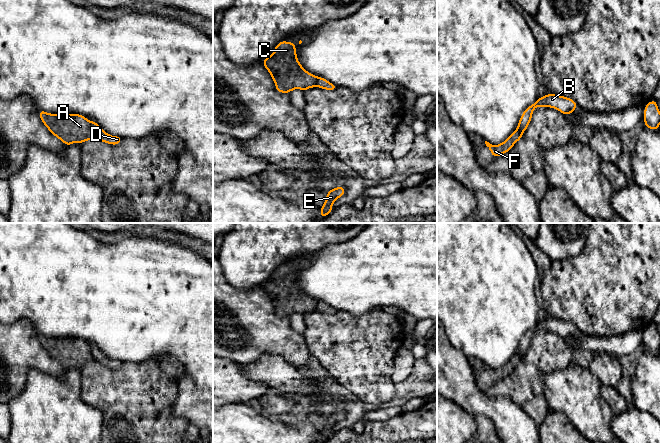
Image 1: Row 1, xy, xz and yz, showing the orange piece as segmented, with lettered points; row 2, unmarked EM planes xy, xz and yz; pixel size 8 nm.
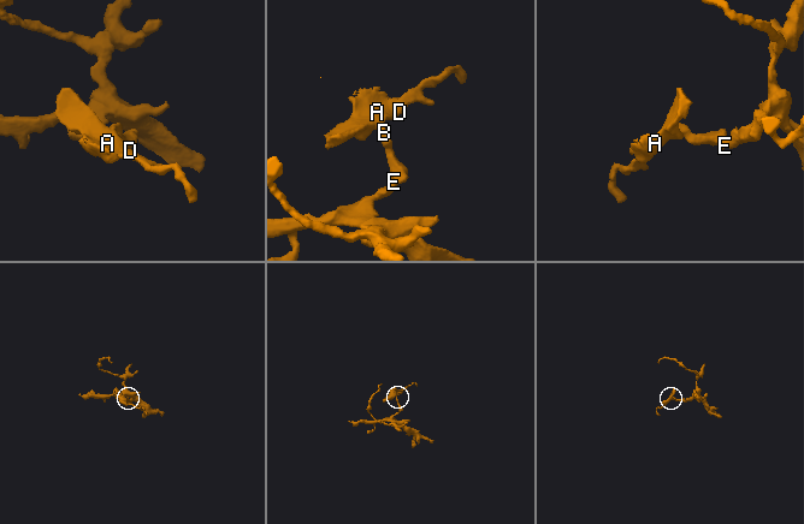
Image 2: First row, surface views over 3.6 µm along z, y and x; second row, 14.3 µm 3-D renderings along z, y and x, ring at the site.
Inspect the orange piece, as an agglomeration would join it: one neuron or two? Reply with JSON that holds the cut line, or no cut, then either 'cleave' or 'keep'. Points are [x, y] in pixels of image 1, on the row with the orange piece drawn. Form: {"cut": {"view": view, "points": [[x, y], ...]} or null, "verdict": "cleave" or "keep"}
{"cut": {"view": "xy", "points": [[89, 122], [95, 138]]}, "verdict": "cleave"}

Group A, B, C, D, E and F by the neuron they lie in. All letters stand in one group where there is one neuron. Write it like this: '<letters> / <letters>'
A C F / B D E

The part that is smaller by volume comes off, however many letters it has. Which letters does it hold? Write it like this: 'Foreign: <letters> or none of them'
Foreign: A, C, F

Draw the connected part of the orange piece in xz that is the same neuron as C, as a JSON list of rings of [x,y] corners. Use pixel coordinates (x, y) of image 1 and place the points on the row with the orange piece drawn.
[[[281,41],[274,52],[262,64],[270,73],[279,93],[290,93],[294,89],[306,91],[316,86],[318,77],[303,69],[297,60],[293,42]]]

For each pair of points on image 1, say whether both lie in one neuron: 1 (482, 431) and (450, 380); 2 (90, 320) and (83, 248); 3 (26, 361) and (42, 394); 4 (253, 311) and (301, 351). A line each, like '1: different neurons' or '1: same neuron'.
1: different neurons
2: same neuron
3: different neurons
4: same neuron

